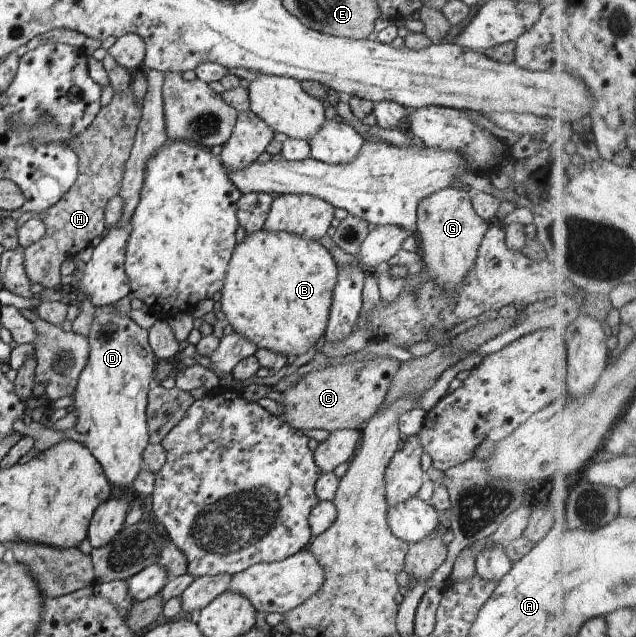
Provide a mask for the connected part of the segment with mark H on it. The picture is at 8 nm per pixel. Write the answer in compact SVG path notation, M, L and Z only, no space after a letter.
M130 87L122 94L115 93L112 102L101 109L94 122L71 140L71 149L79 160L78 178L63 199L60 199L58 203L39 216L44 221L46 227L44 238L24 248L23 265L30 283L40 284L43 288L59 288L61 286L62 275L60 268L62 263L89 247L94 237L104 237L106 235L105 208L108 201L119 193L125 166L133 147L135 134L137 133L137 126L141 121L141 109L142 107L140 108L136 104L136 98Z

